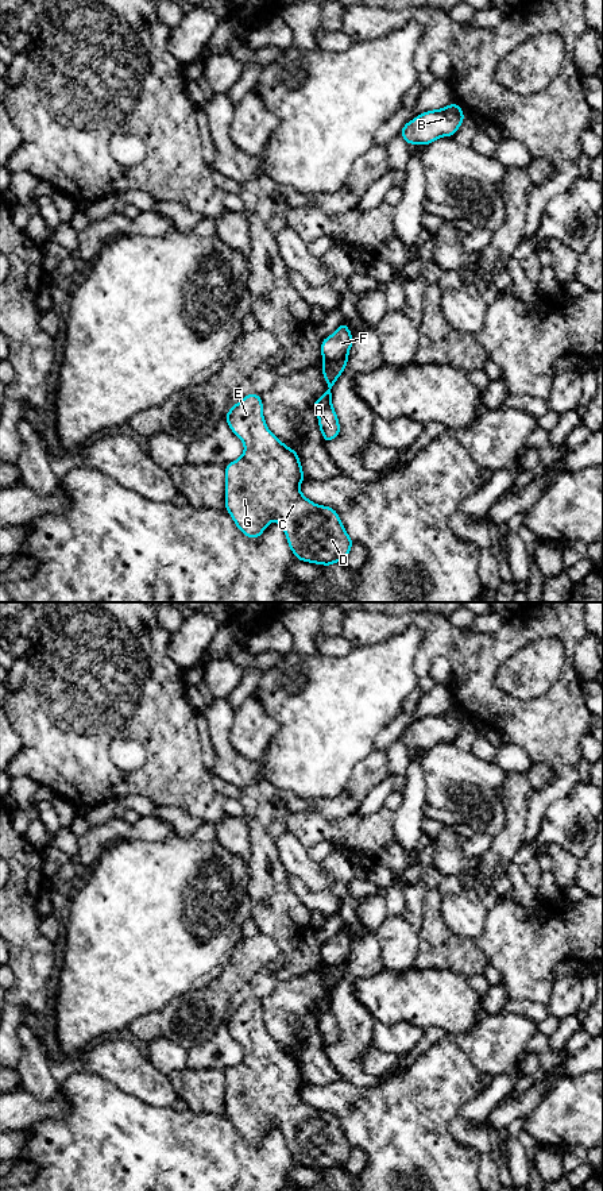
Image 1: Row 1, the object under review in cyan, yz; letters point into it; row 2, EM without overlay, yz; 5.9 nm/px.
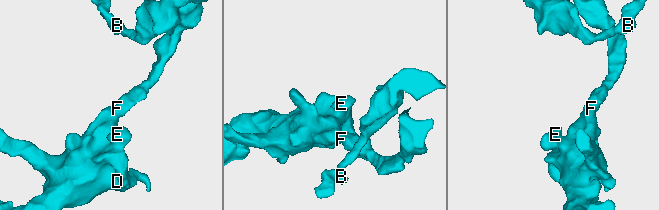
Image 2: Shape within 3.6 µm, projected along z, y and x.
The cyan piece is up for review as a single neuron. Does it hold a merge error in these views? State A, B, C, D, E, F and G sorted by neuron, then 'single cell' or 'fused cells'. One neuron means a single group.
groups A C D E G / B F; fused cells

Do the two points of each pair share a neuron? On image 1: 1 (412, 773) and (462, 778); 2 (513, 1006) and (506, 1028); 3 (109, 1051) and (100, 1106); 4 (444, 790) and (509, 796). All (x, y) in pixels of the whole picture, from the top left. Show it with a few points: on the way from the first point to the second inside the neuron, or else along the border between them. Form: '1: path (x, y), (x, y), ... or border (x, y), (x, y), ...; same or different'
1: border (422, 751), (421, 773), (426, 802); different
2: border (505, 1010), (529, 1017), (536, 1024); different
3: border (85, 1068), (104, 1076), (132, 1095); different
4: border (506, 775), (498, 793), (505, 812), (503, 825); different

